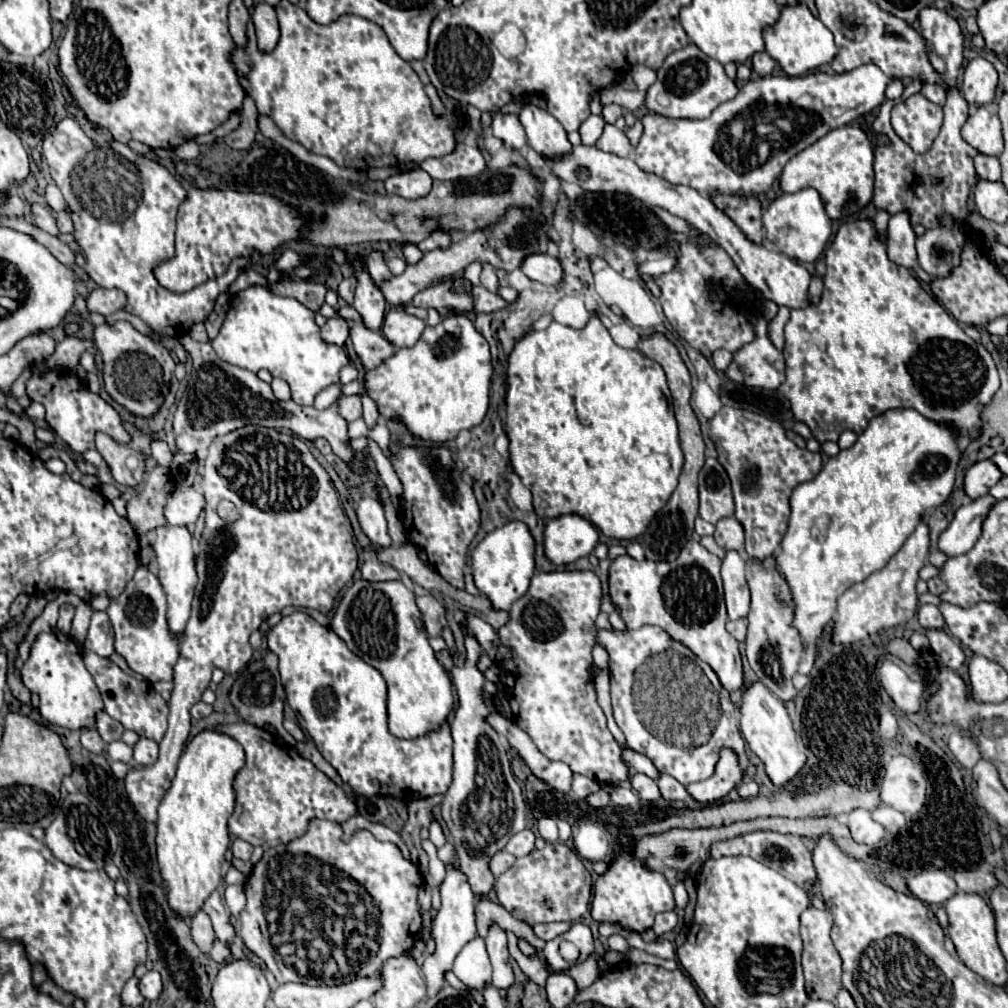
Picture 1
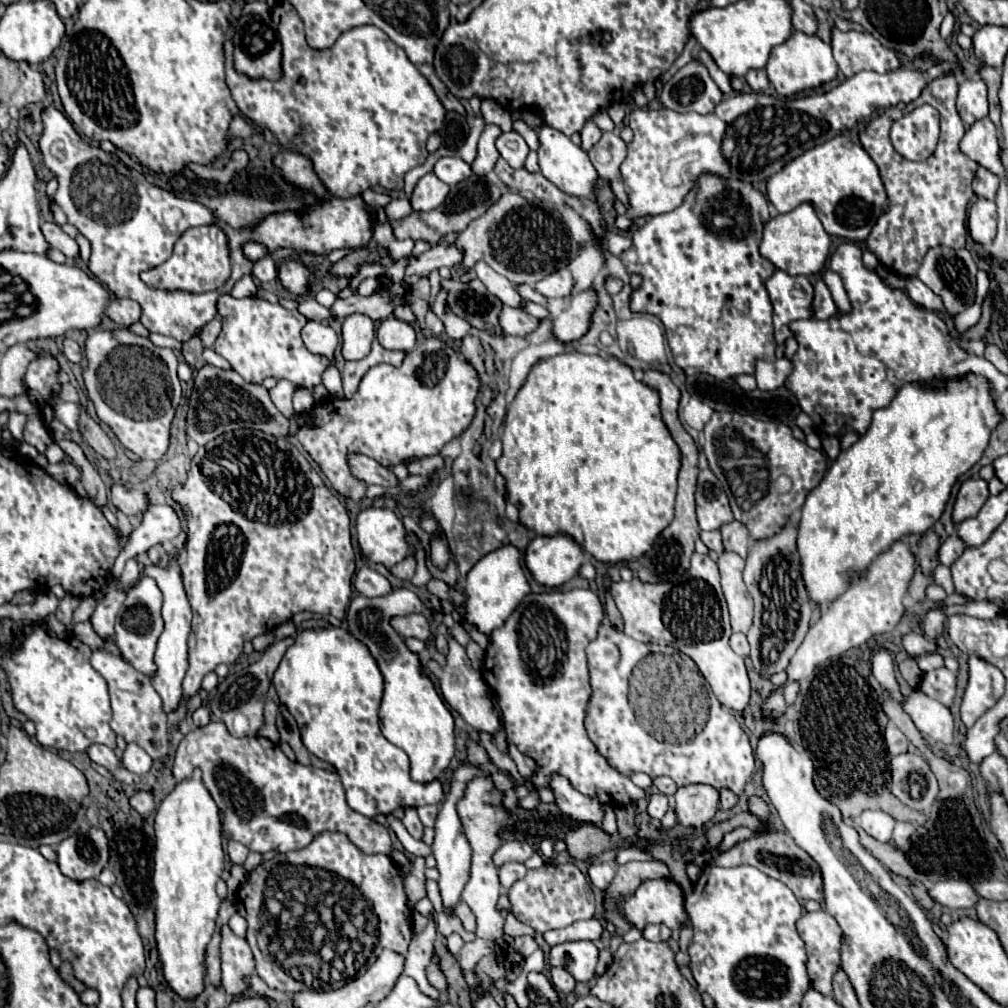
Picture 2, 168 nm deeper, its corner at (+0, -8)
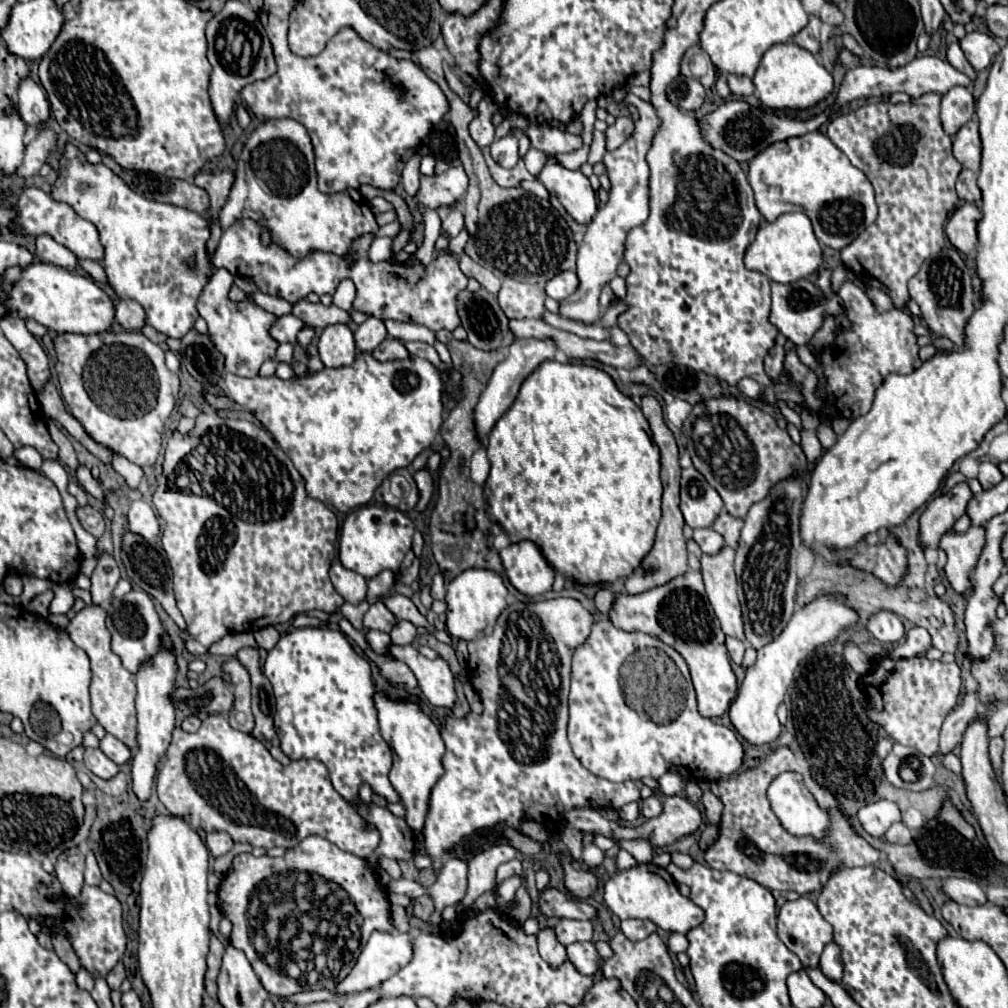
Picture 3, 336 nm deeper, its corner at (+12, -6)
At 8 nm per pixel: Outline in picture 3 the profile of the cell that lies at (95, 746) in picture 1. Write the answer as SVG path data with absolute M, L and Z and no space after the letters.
M92 747L84 749L84 765L102 779L110 779L120 771L120 767L112 763L100 749L92 749Z

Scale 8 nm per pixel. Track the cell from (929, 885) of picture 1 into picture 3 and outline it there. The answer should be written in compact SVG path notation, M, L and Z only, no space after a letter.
M948 877L942 883L942 893L948 899L962 903L962 905L982 905L982 903L986 903L984 889L978 883L964 881L964 879L958 879L958 877Z

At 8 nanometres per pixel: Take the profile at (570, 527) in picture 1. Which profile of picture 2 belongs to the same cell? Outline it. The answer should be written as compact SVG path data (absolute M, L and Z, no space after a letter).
M566 535L534 537L524 553L524 563L536 583L550 589L570 581L578 573L582 559L580 545Z

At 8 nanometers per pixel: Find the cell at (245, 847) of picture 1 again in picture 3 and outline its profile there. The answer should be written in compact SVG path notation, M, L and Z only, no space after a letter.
M208 833L206 835L206 847L214 857L222 857L232 849L234 841L228 837L228 833Z

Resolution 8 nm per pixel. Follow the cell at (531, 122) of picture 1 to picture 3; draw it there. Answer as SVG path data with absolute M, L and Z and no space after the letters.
M548 155L548 161L538 179L548 189L548 193L564 205L572 219L578 223L592 221L598 209L598 201L588 177L580 169L570 171L554 155Z

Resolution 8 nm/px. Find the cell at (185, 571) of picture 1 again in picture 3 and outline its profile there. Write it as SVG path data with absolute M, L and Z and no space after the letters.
M164 633L162 637L160 651L144 661L136 673L136 687L138 687L138 697L136 697L136 711L138 711L138 753L132 759L132 779L134 779L134 793L138 799L148 799L150 797L150 787L154 783L156 775L156 763L160 757L166 753L170 741L172 741L172 729L174 729L174 705L172 705L172 693L174 693L174 681L178 673L178 663L176 663L176 651L172 637Z

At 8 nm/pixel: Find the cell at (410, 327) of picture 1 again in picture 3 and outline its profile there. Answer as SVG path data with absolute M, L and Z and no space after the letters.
M370 317L366 319L362 325L358 325L358 329L354 331L354 339L356 339L356 347L364 353L374 351L384 339L388 339L388 331L384 327L384 321Z

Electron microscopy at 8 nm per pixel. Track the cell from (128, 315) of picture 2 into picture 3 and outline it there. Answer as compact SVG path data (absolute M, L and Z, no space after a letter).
M116 301L116 321L126 331L140 331L144 325L144 309L136 301Z

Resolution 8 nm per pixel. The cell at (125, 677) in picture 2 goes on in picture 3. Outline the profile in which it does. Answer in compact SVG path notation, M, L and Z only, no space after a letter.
M88 605L84 607L66 627L68 635L72 641L84 649L84 653L90 659L92 665L92 685L90 685L90 695L92 695L92 713L98 719L98 723L116 739L120 739L126 747L136 749L138 747L138 729L136 729L136 709L134 709L134 699L136 699L136 683L134 675L122 667L120 657L110 649L110 633L104 625L106 621L106 611L104 607L98 605Z

